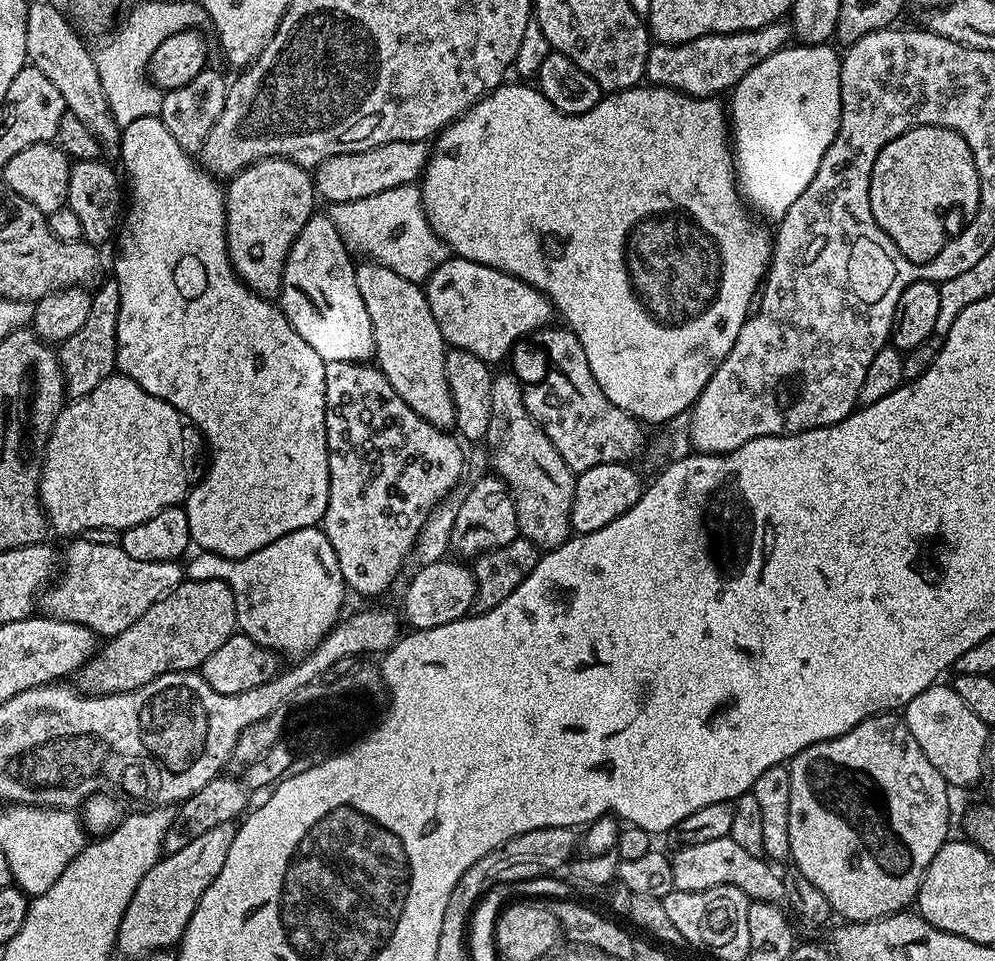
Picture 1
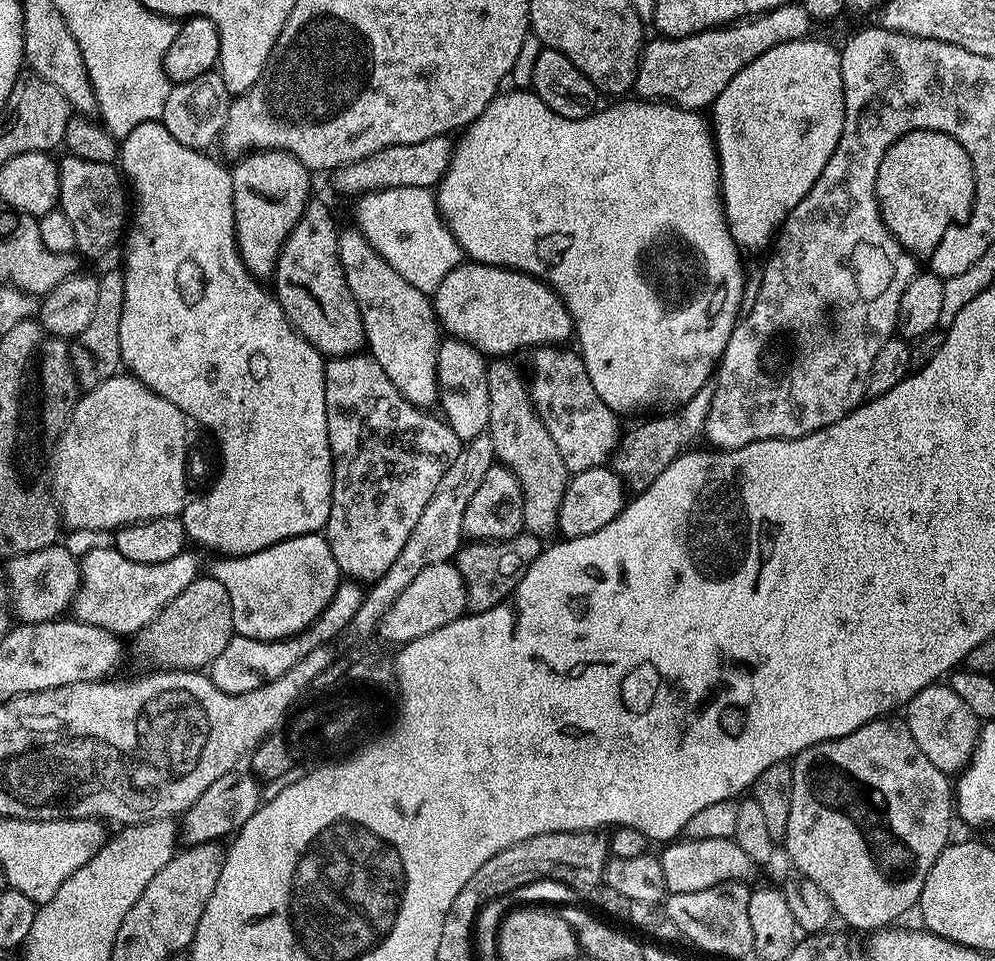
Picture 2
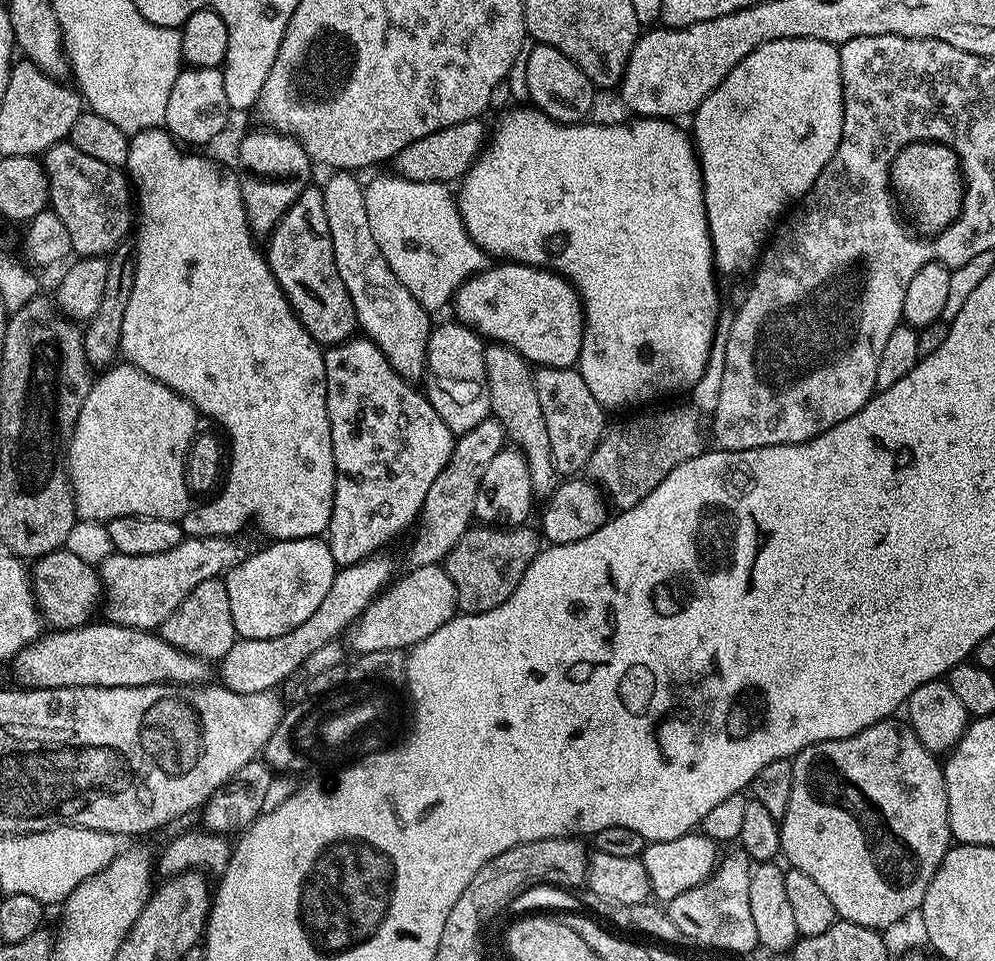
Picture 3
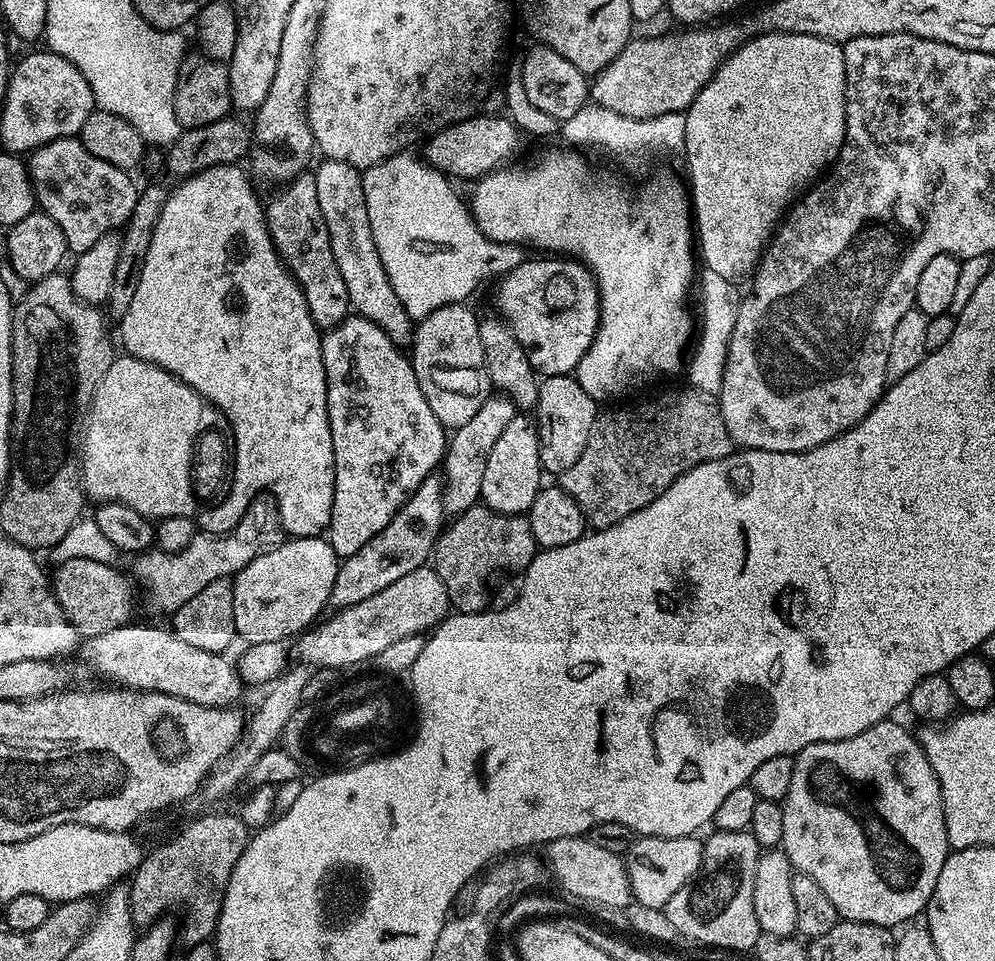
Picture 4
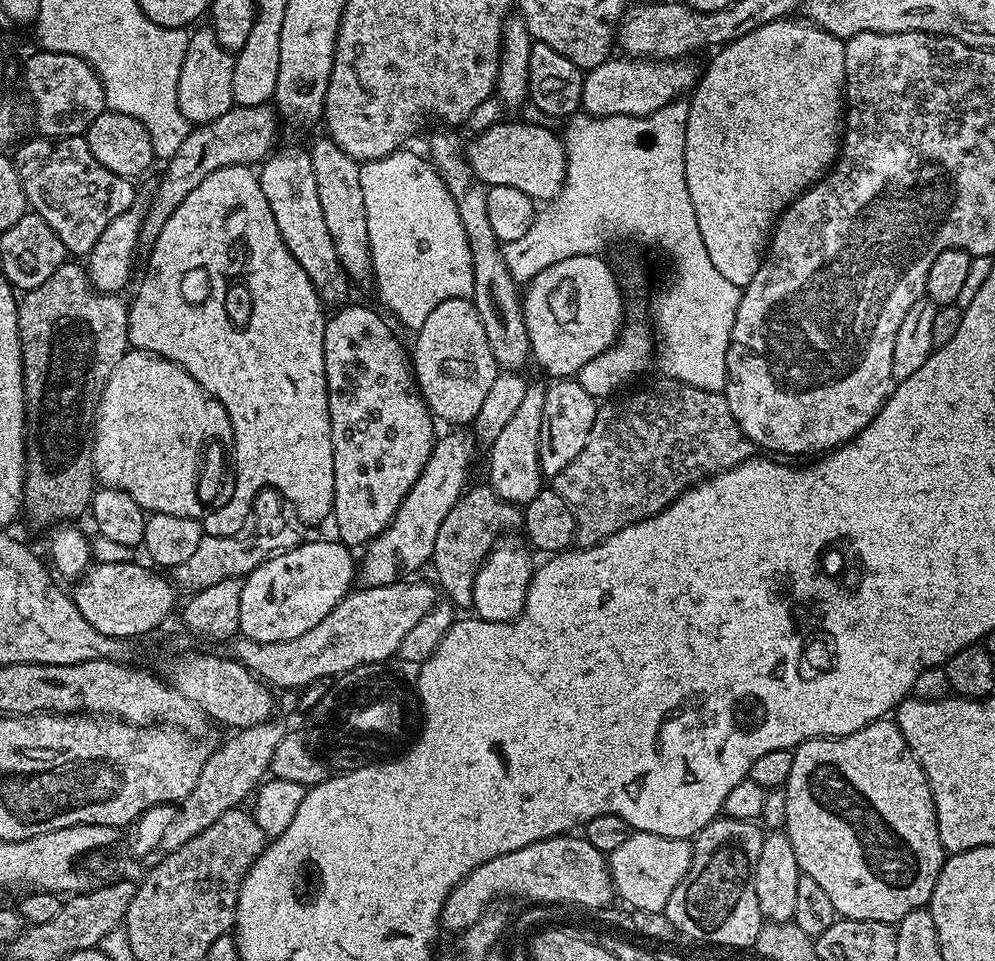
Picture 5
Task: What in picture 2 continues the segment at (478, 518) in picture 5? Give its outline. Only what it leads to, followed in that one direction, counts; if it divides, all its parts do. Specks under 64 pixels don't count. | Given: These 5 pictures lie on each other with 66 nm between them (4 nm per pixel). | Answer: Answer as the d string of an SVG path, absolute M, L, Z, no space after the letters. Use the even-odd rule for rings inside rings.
M513 534L507 538L496 538L493 544L465 543L455 555L454 563L466 586L467 611L485 612L505 603L515 593L518 582L539 558L541 551L541 537L531 534Z

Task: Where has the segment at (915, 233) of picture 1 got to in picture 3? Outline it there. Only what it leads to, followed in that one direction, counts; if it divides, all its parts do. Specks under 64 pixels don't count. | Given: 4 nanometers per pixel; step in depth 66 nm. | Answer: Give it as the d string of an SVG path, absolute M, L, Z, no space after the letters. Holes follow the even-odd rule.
M921 142L904 148L892 163L890 182L912 206L919 226L927 235L945 230L960 214L964 202L963 172L955 152L944 144Z

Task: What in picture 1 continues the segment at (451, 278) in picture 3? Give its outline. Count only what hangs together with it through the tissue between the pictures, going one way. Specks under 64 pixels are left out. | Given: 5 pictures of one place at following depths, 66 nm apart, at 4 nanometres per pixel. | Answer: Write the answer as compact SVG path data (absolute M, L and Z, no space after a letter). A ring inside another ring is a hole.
M415 183L333 204L330 215L338 234L353 253L361 252L364 255L361 257L394 270L394 274L402 274L402 278L415 284L423 285L446 259L446 246L426 218L422 192Z

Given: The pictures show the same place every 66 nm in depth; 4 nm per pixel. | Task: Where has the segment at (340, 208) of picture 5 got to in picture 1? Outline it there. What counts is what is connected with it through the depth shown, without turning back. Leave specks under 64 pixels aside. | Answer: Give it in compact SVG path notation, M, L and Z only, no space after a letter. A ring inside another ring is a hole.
M360 262L355 265L356 285L358 294L362 296L362 302L366 306L366 314L370 316L370 326L374 336L375 367L380 369L385 378L394 386L398 398L406 402L416 411L423 420L430 422L436 428L445 430L451 429L456 422L454 414L454 402L446 382L446 370L444 369L444 353L446 351L446 341L434 314L430 310L425 289L419 284L410 282L402 278L402 274L394 274L386 266L375 262Z

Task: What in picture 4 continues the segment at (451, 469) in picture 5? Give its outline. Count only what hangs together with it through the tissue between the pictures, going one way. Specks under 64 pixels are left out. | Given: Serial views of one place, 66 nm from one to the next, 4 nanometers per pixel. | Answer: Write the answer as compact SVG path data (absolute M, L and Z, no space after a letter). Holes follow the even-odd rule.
M439 475L427 476L422 486L400 507L398 514L380 533L370 538L370 542L366 542L358 554L343 557L334 578L334 590L330 590L329 609L358 606L358 602L366 602L366 598L378 594L378 590L386 590L386 586L410 574L410 570L418 570L429 563L436 540L446 524L443 488L444 482Z

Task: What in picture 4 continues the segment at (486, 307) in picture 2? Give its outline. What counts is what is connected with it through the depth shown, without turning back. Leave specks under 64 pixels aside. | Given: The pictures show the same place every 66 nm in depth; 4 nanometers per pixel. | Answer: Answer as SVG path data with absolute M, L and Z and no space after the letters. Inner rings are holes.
M540 258L544 260L525 259L523 264L508 273L499 281L500 293L496 300L500 303L499 315L508 321L514 330L514 338L522 342L530 366L541 377L567 376L575 373L582 354L590 350L600 325L600 292L596 289L596 279L585 264L571 258Z

